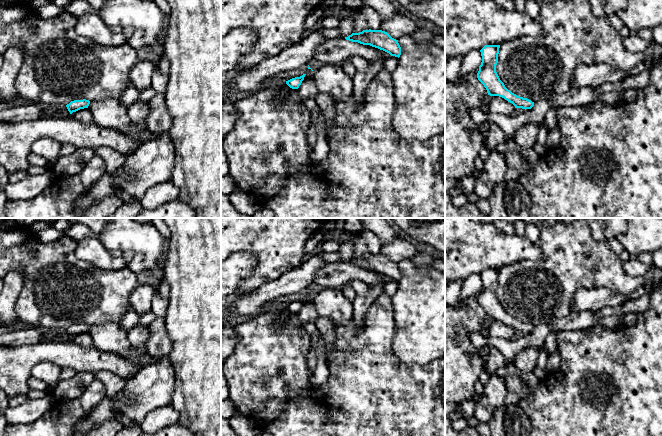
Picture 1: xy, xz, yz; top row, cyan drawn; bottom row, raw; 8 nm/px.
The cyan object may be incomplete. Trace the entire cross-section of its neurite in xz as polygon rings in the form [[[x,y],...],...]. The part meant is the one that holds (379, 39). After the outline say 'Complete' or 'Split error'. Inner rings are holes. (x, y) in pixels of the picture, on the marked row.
[[[363,30],[359,33],[352,33],[348,37],[345,37],[345,39],[363,45],[370,45],[389,53],[391,56],[399,58],[401,55],[401,47],[398,40],[382,30]]]. Complete

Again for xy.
[[[86,99],[74,100],[74,101],[71,101],[69,104],[67,104],[66,107],[70,112],[70,114],[72,114],[73,112],[76,112],[80,109],[88,108],[89,104],[90,104],[90,101]]]. Complete

